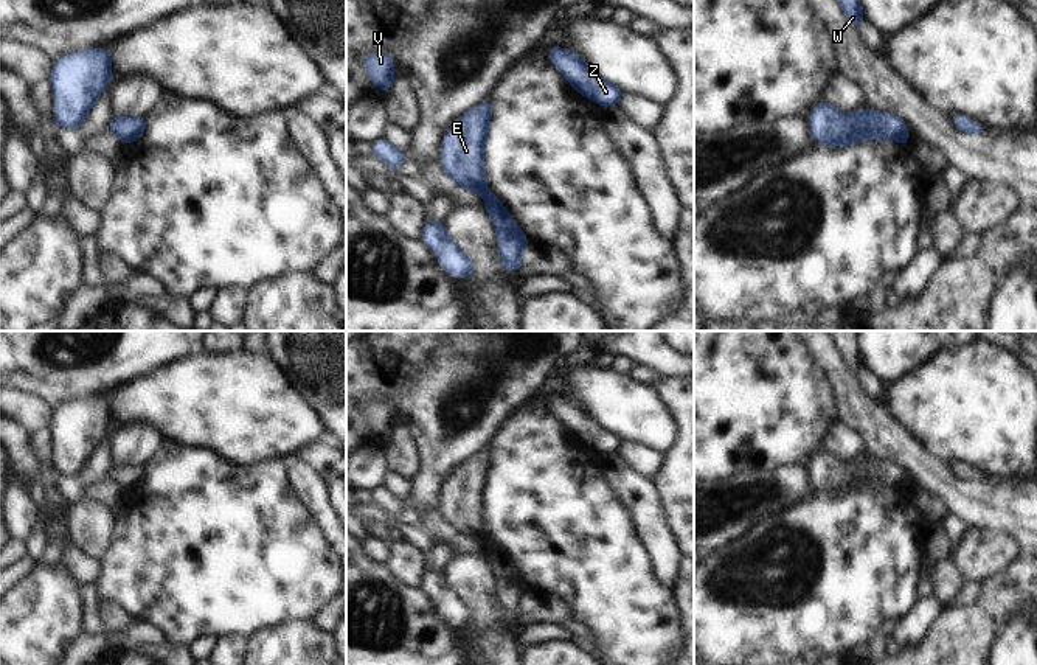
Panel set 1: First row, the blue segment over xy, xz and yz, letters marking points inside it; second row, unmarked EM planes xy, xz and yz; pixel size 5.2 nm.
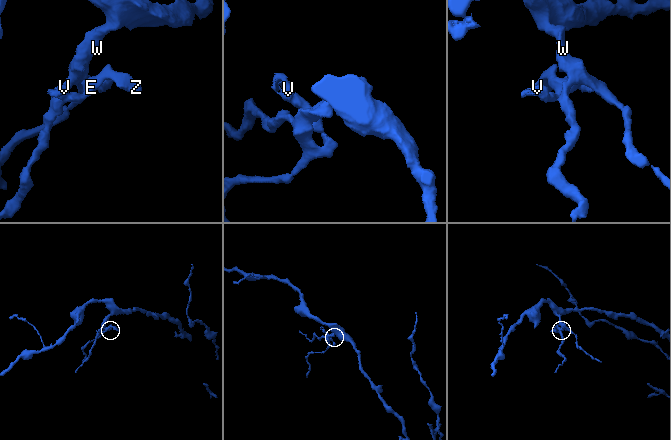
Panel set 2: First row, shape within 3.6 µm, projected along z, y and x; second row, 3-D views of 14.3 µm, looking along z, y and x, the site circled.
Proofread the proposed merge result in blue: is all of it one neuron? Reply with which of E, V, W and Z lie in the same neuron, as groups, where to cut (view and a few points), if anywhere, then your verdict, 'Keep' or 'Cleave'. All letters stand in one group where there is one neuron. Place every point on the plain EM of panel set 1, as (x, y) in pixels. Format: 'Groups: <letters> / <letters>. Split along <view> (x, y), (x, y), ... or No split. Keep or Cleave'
Groups: E V Z / W. Split along xz (486, 536), (478, 541). Cleave

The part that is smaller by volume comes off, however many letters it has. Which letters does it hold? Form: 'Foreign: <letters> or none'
Foreign: E, V, Z

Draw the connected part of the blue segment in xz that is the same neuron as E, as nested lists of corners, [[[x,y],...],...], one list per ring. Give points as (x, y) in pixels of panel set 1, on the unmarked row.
[[[492,447],[475,454],[453,471],[441,493],[441,514],[460,534],[481,541],[487,538],[484,494],[492,466]]]

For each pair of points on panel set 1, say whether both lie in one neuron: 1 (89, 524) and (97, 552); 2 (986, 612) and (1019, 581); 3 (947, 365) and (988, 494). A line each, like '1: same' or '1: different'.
1: same
2: same
3: different

